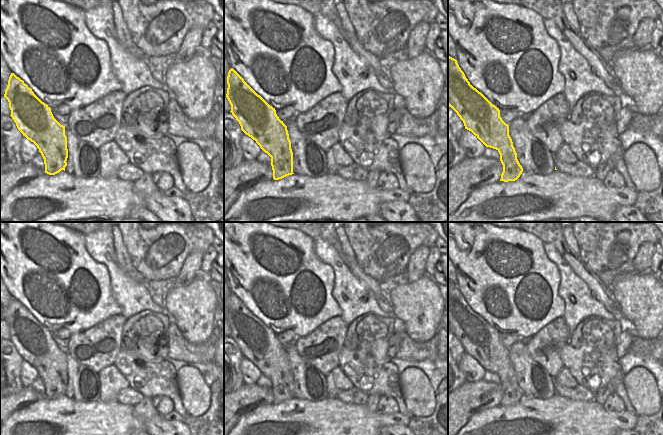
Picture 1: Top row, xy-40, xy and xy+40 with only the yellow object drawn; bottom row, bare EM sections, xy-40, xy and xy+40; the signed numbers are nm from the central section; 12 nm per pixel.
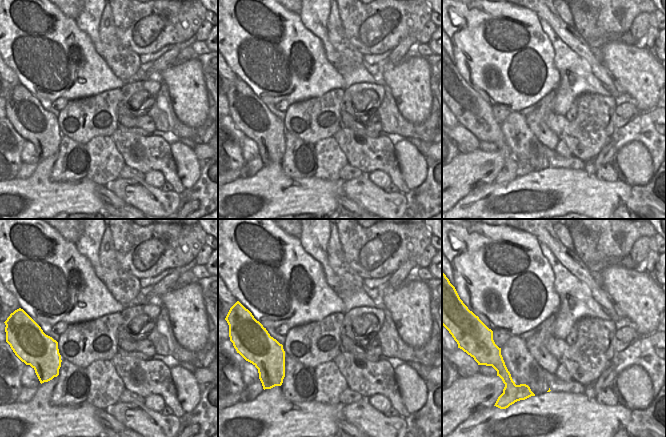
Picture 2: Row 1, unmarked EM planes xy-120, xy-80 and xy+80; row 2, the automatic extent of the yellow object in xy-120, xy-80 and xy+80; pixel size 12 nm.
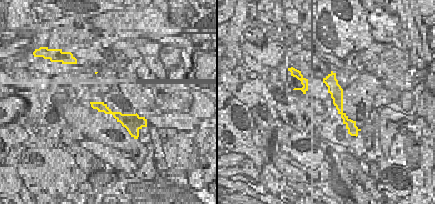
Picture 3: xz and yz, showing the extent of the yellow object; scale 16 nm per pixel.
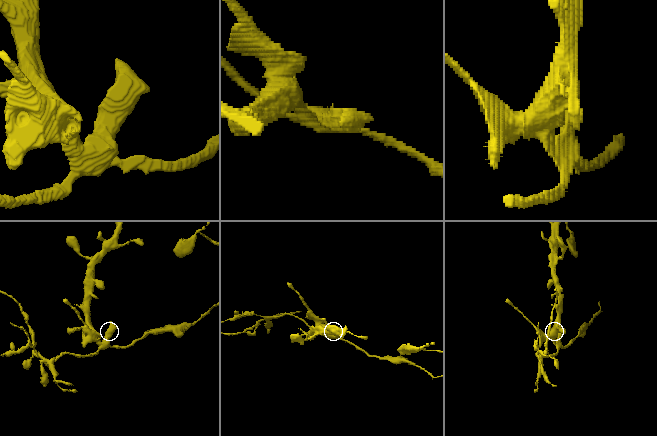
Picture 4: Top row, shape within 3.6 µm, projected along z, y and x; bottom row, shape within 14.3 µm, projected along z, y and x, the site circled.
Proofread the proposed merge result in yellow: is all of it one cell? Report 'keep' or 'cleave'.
cleave

